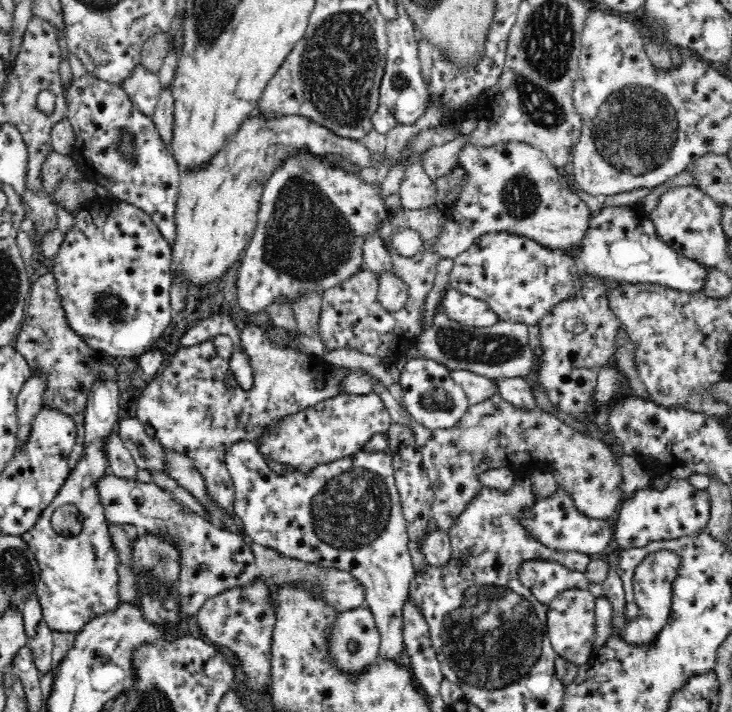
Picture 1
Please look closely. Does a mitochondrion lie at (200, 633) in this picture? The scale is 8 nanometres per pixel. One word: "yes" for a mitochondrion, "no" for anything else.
no

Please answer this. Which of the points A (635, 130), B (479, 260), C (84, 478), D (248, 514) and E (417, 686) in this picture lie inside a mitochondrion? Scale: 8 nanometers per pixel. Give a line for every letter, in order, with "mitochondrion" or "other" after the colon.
A: mitochondrion
B: other
C: other
D: other
E: other

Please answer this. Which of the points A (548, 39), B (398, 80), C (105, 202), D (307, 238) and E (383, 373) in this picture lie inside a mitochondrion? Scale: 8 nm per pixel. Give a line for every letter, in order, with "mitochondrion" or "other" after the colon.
A: mitochondrion
B: mitochondrion
C: other
D: mitochondrion
E: other

